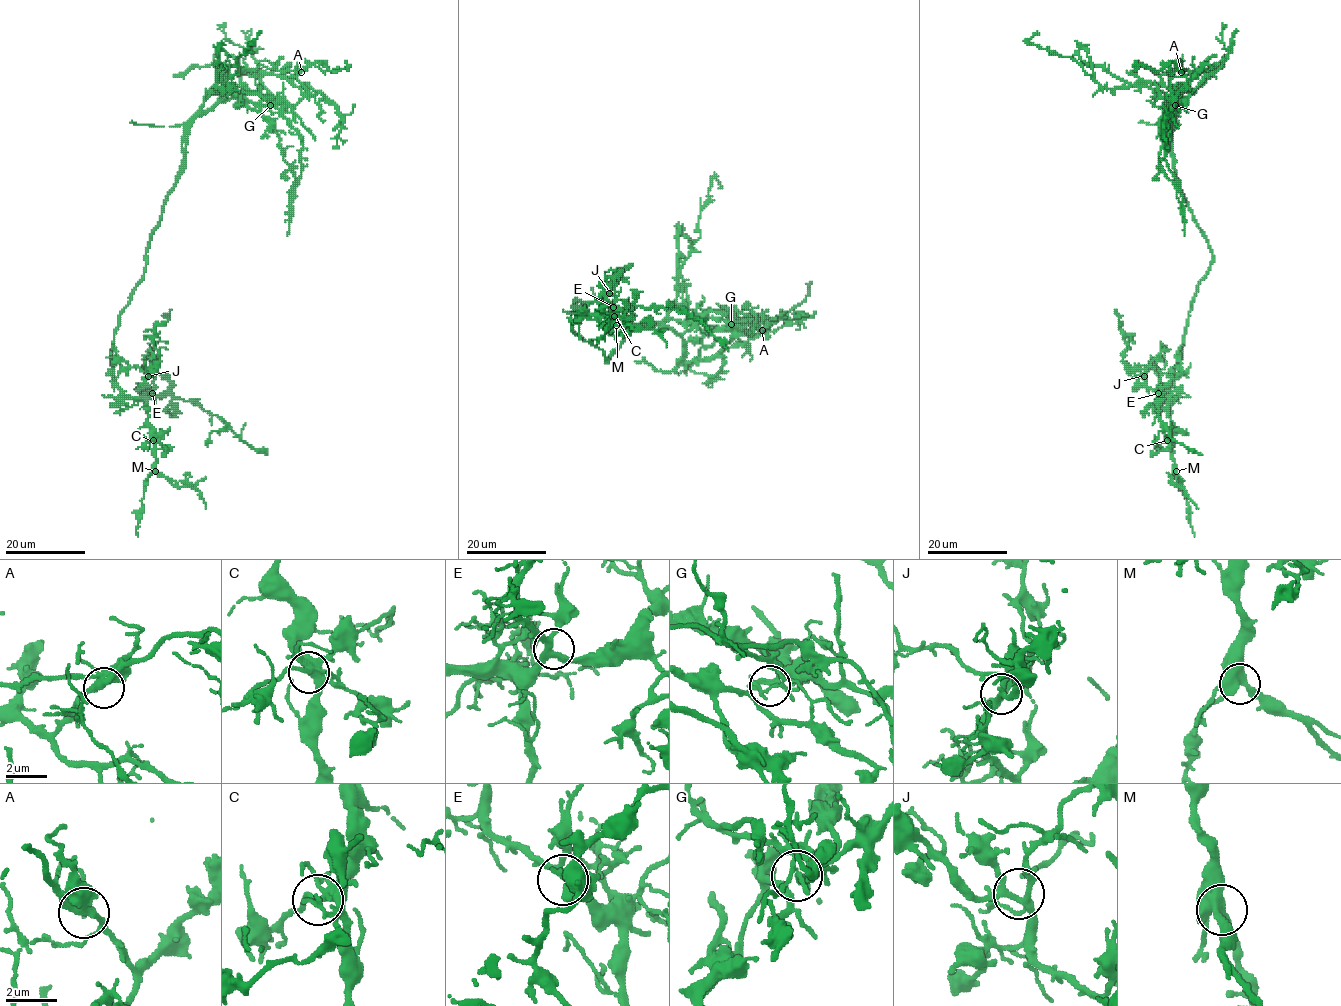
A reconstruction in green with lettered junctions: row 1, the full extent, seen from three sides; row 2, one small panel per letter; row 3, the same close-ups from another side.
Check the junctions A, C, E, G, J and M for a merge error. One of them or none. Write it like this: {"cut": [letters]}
{"cut": ["G"]}

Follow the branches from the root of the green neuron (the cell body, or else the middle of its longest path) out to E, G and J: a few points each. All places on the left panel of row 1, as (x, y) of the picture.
E: (155, 228), (148, 242), (144, 277), (120, 314), (110, 352), (115, 384), (131, 396), (148, 397), (152, 393)
G: (155, 228), (177, 180), (183, 160), (182, 138), (191, 122), (237, 93), (268, 108), (271, 105)
J: (155, 228), (148, 242), (144, 277), (120, 314), (110, 352), (112, 382), (125, 394), (147, 397), (148, 376)

